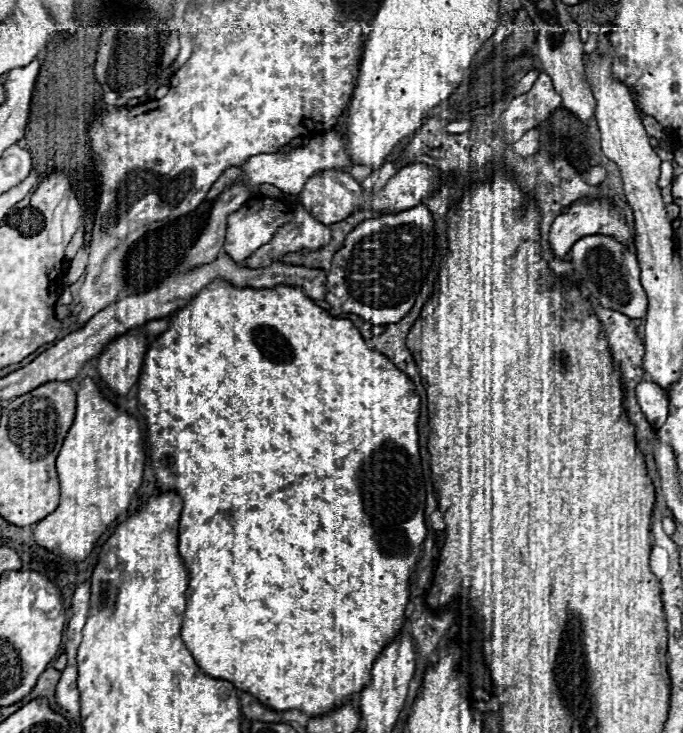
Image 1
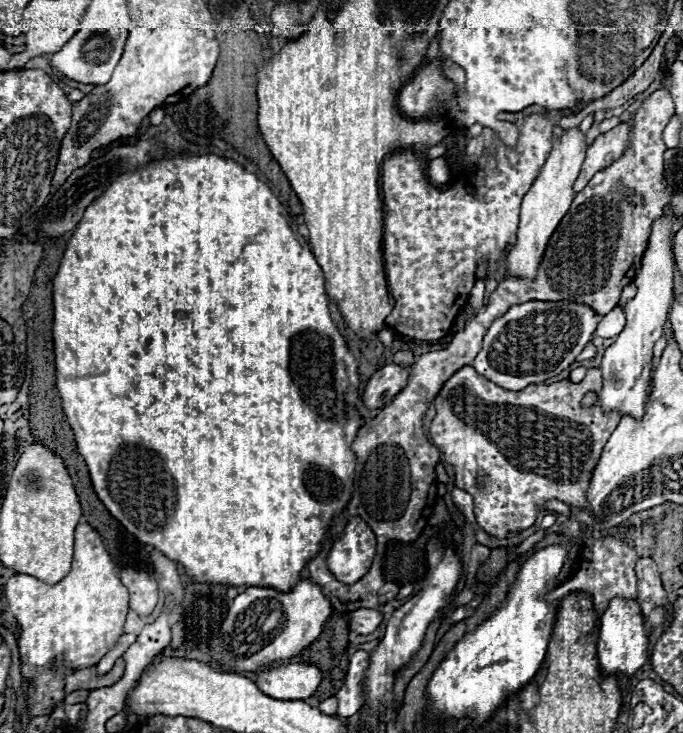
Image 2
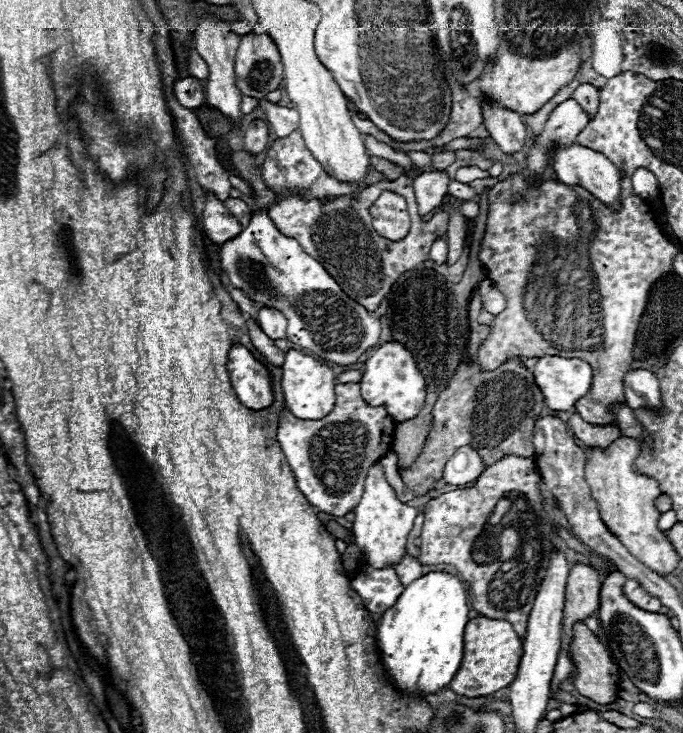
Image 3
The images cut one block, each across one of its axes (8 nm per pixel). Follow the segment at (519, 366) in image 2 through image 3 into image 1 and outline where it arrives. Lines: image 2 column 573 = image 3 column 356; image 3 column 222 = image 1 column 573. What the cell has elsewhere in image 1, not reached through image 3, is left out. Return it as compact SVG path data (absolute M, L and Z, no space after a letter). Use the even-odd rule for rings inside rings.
M604 234L584 236L572 244L568 258L574 266L574 272L578 274L580 284L584 284L590 290L592 298L600 302L600 306L622 312L628 318L644 318L648 302L640 286L640 264L636 254L626 250L624 244Z

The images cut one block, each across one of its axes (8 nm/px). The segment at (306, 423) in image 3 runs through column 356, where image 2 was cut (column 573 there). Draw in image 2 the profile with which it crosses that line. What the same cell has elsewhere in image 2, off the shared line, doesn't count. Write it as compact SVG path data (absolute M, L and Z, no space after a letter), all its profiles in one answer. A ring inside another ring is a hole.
M466 366L466 368L458 370L458 372L442 386L442 390L438 392L436 402L434 402L434 404L436 404L436 416L434 416L432 424L430 424L430 432L428 432L428 434L430 434L430 440L434 442L434 446L438 446L438 450L442 452L446 464L450 464L450 466L454 468L454 474L456 474L456 488L468 492L468 494L474 498L474 514L476 514L476 520L478 520L478 524L480 524L490 536L502 540L502 538L506 538L506 534L512 532L512 530L524 530L524 528L532 526L534 520L536 520L536 516L538 516L538 512L540 512L540 506L542 506L546 500L550 500L550 498L558 498L558 500L562 500L562 502L566 502L566 504L572 504L572 506L586 506L584 490L586 490L586 486L588 486L588 478L590 478L590 474L592 474L592 470L594 470L594 466L596 466L596 462L598 462L598 458L600 458L600 452L602 452L604 444L608 442L610 434L616 430L616 426L618 426L618 422L620 422L620 416L612 416L612 414L606 416L606 414L602 414L602 410L600 410L598 404L594 404L594 406L588 408L588 410L580 406L580 400L582 400L582 396L584 396L586 392L600 392L600 388L602 388L602 376L600 376L600 370L598 370L598 368L590 368L588 374L586 374L586 378L584 378L582 382L578 382L578 384L572 384L570 380L560 380L560 382L550 384L550 386L528 386L528 388L524 388L524 390L512 392L512 390L504 390L504 388L496 386L492 380L488 380L488 378L484 378L484 376L478 376L478 372L476 372L472 366ZM476 390L492 390L492 396L476 396L476 394L478 394Z

